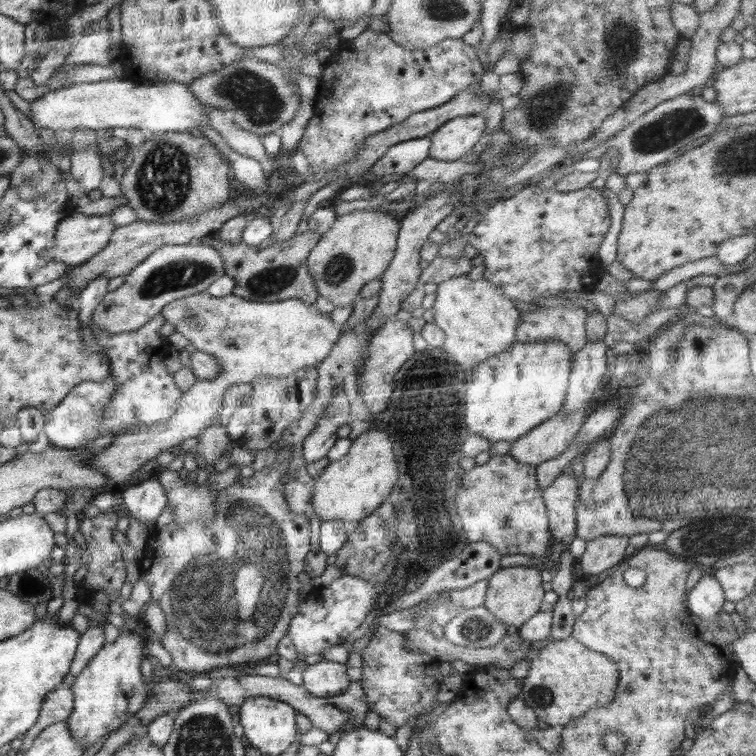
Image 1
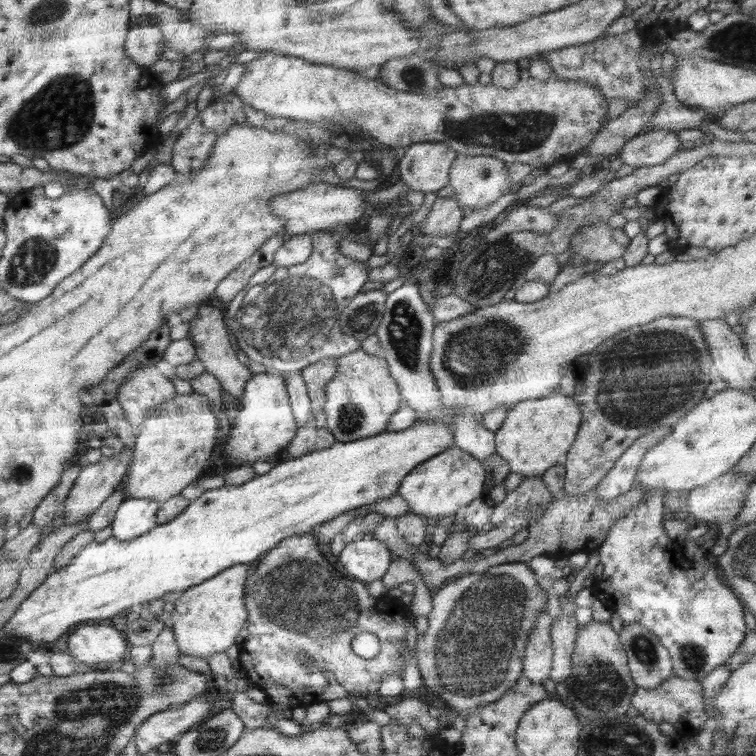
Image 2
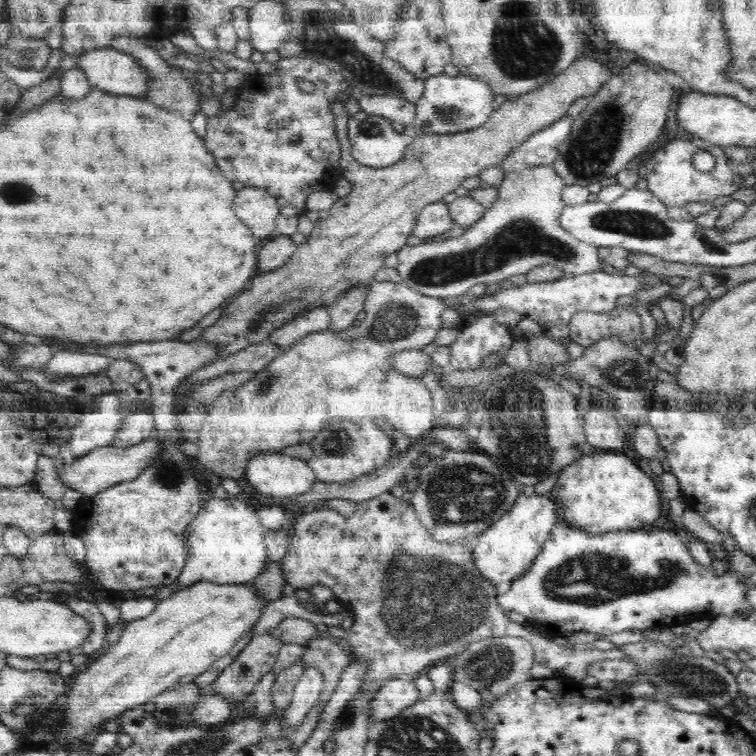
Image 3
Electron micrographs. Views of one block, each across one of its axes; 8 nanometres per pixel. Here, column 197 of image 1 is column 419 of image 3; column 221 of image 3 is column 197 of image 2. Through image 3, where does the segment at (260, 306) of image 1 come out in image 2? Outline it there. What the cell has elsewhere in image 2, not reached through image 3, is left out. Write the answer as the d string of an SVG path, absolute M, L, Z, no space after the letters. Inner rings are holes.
M192 392L177 394L156 408L136 431L136 442L132 451L132 463L128 467L122 485L126 497L152 499L164 502L200 478L212 454L218 436L222 416L212 410L206 396Z

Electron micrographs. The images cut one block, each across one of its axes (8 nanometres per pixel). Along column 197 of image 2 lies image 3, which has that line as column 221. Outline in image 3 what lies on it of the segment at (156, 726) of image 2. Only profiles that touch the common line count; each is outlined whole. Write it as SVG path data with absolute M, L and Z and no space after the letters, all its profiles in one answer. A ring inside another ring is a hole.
M209 694L203 697L192 714L193 723L200 727L226 724L235 704L223 697Z

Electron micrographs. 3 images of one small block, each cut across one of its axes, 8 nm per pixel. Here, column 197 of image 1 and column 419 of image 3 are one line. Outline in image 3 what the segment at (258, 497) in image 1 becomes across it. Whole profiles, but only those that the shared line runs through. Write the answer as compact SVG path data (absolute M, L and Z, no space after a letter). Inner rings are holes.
M384 492L368 501L357 503L356 512L351 517L344 517L336 510L328 507L322 507L320 510L315 509L312 512L304 512L291 516L290 523L293 523L292 536L289 537L288 546L285 547L286 554L281 559L281 569L288 584L291 584L296 589L311 589L317 584L331 588L334 592L334 598L339 602L343 609L353 614L352 628L348 632L346 639L352 645L352 662L365 662L369 665L369 670L361 688L357 690L354 696L360 694L371 694L371 700L378 694L378 689L384 686L388 680L410 677L416 673L423 673L431 666L446 657L462 654L470 644L478 640L496 636L512 636L524 638L536 644L537 637L532 632L528 632L523 625L515 623L506 615L506 610L499 605L497 595L500 588L497 588L489 580L486 580L476 570L473 559L473 544L474 540L470 538L460 538L456 542L441 543L434 540L432 535L428 533L428 529L418 520L415 515L415 510L411 503L406 503L397 496L392 496L389 492Z

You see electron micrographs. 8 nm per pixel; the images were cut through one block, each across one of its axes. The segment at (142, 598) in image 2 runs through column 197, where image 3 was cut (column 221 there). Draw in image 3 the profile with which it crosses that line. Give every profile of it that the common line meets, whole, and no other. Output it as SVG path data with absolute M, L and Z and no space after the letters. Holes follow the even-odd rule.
M227 496L227 498L209 497L202 510L188 526L187 558L180 576L175 580L177 590L182 590L196 582L213 582L214 584L246 584L253 581L268 564L264 536L268 532L258 518L256 507L244 500L243 496Z

